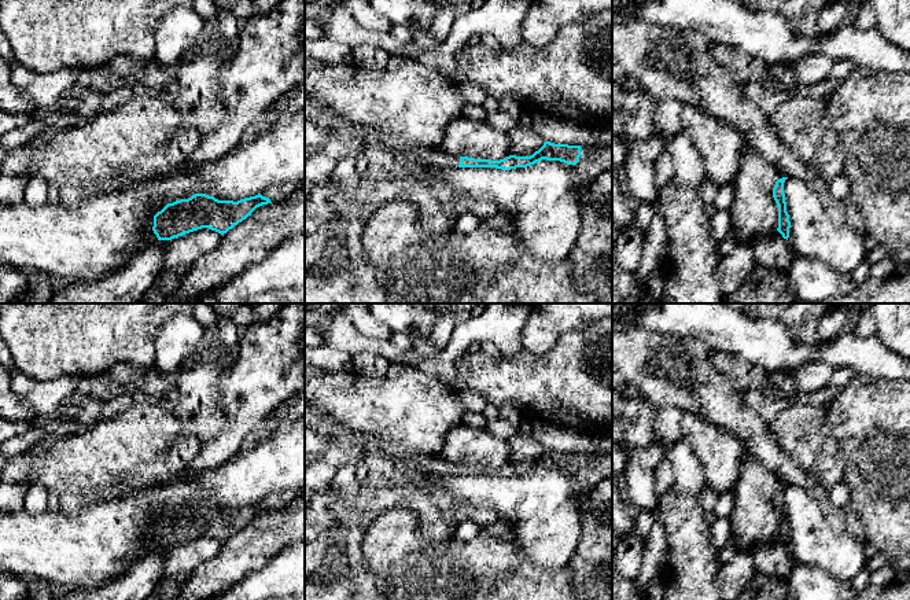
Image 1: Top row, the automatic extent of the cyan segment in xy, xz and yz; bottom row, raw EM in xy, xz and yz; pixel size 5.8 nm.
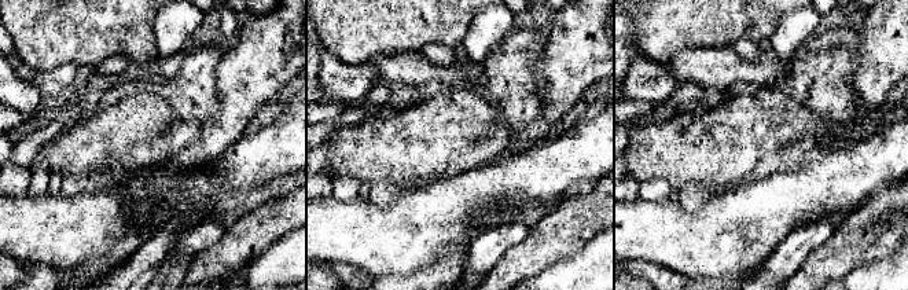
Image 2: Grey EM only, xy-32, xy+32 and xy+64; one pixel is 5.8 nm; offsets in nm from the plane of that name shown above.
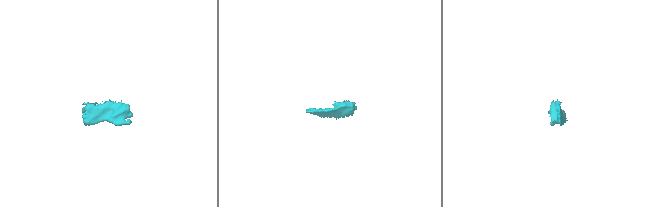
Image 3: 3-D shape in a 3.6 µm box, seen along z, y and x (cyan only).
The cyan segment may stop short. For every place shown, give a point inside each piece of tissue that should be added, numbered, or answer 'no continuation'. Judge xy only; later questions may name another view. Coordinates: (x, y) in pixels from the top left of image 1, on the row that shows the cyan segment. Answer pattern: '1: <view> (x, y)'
1: xy (276, 194)

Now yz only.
no continuation

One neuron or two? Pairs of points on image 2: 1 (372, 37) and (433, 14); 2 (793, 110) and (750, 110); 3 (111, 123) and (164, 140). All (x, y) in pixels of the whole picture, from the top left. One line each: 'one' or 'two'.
1: one
2: one
3: two

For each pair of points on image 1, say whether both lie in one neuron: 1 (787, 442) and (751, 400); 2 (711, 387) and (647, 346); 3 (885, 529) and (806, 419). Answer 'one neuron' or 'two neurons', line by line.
1: one neuron
2: one neuron
3: two neurons

